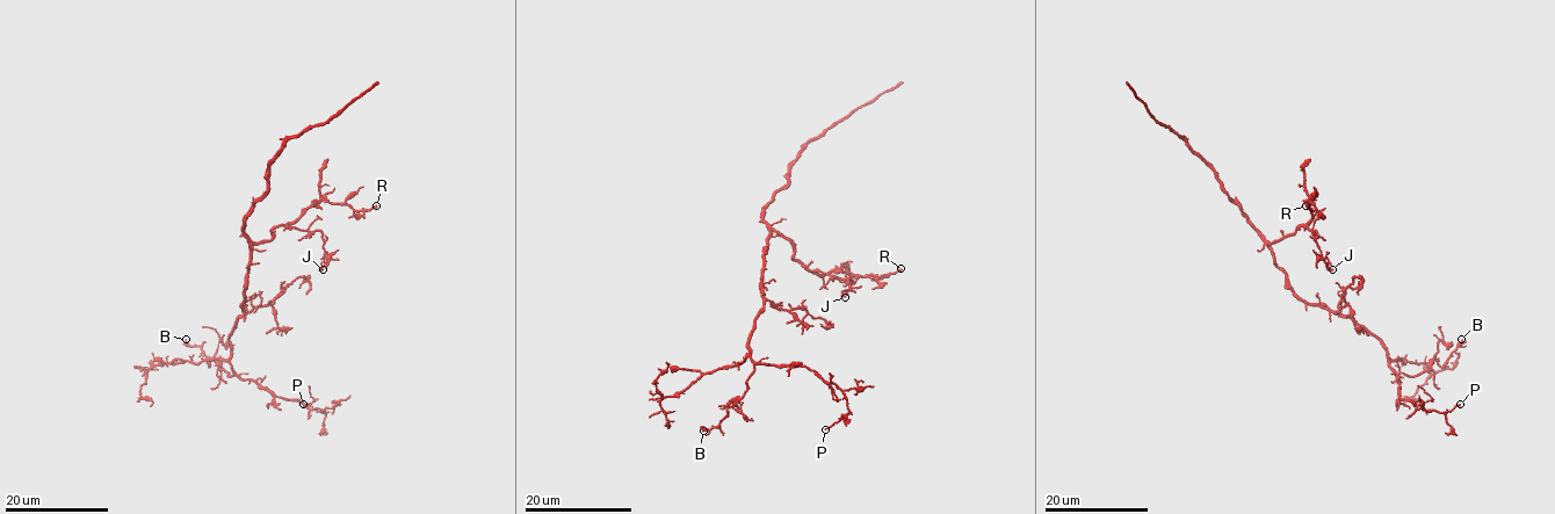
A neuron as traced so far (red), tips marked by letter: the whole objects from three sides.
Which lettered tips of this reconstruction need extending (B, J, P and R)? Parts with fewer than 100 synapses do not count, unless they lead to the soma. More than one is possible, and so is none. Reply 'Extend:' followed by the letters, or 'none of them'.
Extend: none of them

